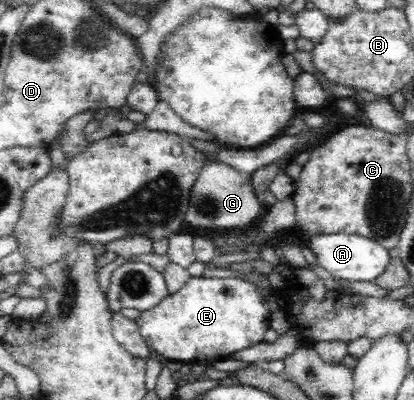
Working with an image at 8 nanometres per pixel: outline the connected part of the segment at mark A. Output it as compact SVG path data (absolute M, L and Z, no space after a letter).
M321 234L308 238L308 242L319 266L327 270L330 275L344 278L344 280L374 282L391 261L386 247L380 246L374 239L363 237L361 234Z

